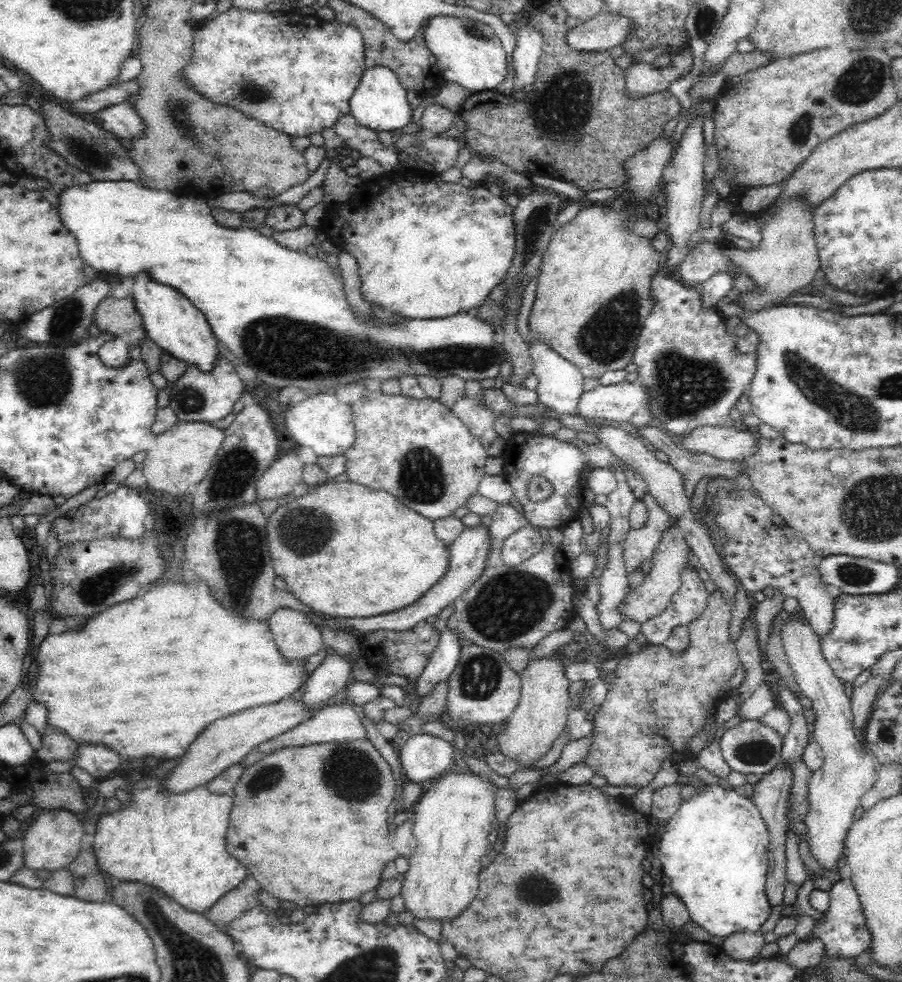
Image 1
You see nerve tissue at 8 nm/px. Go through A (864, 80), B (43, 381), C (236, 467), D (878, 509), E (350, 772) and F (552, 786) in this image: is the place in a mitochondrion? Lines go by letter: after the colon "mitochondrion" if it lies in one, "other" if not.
A: mitochondrion
B: mitochondrion
C: mitochondrion
D: mitochondrion
E: mitochondrion
F: other

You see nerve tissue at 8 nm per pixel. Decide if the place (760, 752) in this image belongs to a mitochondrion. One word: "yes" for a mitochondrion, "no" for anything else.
yes

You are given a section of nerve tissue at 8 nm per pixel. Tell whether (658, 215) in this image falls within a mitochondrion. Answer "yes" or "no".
no

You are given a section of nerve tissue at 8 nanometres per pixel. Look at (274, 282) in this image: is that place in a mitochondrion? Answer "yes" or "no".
no

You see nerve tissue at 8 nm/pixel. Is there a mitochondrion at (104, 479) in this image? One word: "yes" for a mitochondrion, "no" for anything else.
no

